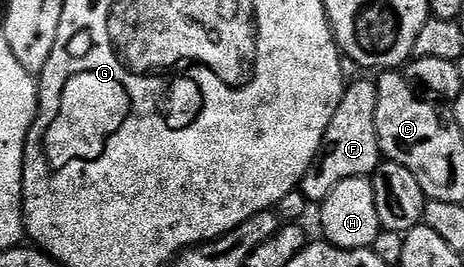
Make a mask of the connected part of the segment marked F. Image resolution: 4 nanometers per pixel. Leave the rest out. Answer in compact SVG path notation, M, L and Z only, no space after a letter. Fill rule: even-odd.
M356 82L345 89L342 100L338 104L338 112L330 120L330 128L326 128L324 143L316 153L316 159L306 168L304 178L298 187L299 193L309 203L319 204L334 192L342 180L351 178L367 178L372 175L382 161L380 145L374 128L374 108L376 107L376 83Z

